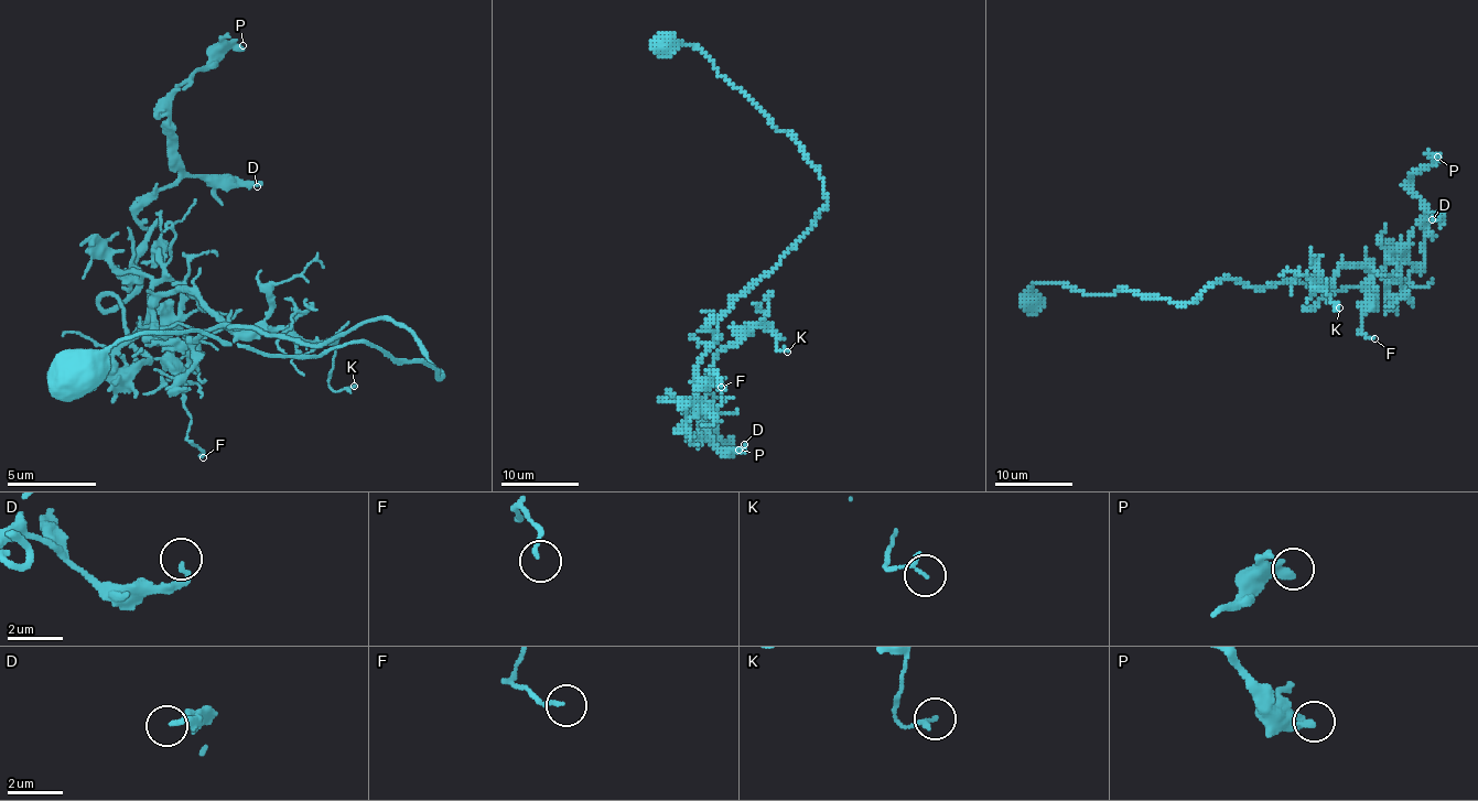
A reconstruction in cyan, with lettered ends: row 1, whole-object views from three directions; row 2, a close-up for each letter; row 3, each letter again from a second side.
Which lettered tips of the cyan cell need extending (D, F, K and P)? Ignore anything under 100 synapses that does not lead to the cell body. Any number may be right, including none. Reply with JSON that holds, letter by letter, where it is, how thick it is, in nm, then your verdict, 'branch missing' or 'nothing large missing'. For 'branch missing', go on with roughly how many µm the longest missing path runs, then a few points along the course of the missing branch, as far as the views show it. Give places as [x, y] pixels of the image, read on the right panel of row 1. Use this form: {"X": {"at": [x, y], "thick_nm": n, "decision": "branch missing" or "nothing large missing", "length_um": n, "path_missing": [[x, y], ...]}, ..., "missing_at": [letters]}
{"D": {"at": [1432, 219], "thick_nm": 170, "decision": "nothing large missing"}, "F": {"at": [1374, 338], "thick_nm": 130, "decision": "nothing large missing"}, "K": {"at": [1339, 307], "thick_nm": 140, "decision": "nothing large missing"}, "P": {"at": [1437, 157], "thick_nm": 360, "decision": "nothing large missing"}, "missing_at": []}

